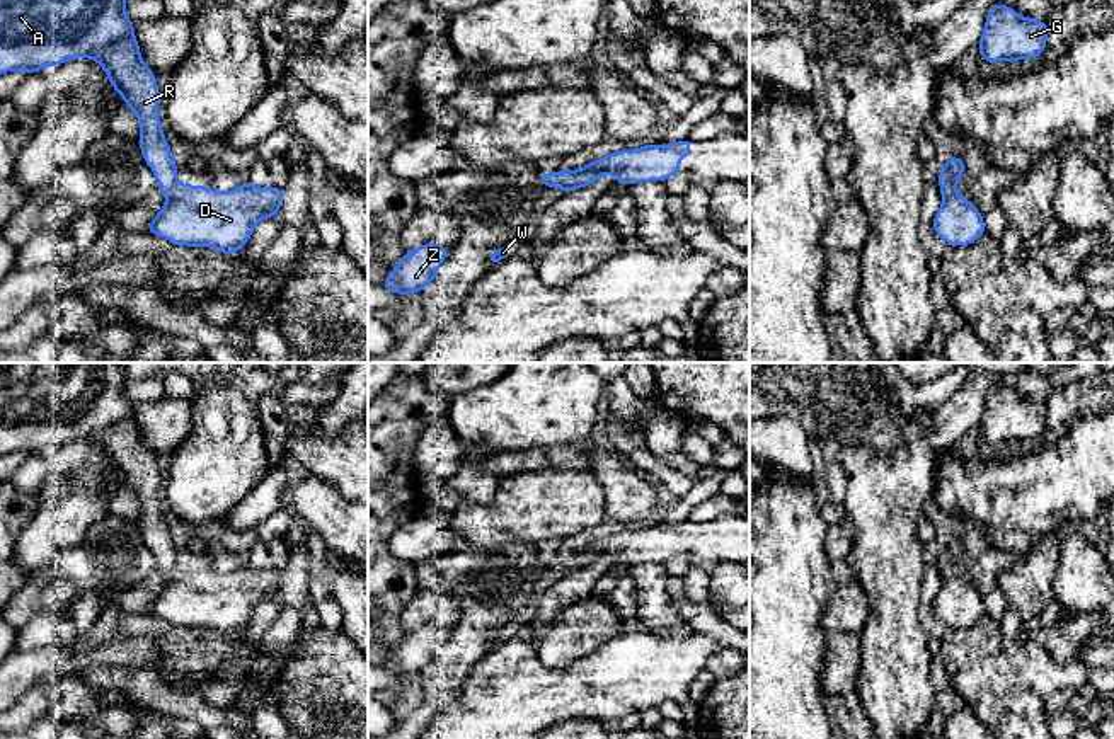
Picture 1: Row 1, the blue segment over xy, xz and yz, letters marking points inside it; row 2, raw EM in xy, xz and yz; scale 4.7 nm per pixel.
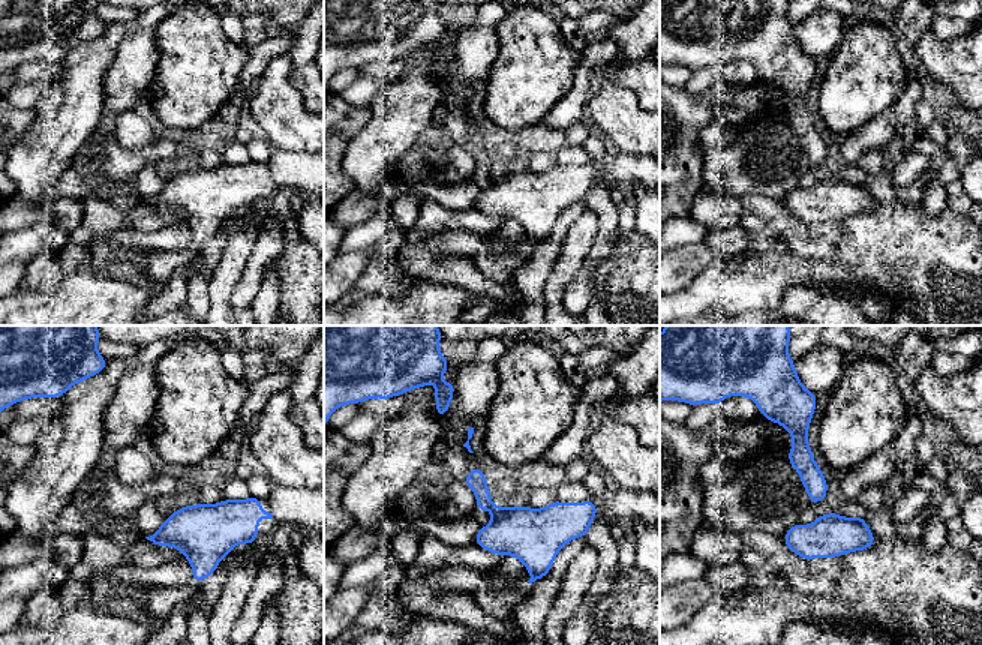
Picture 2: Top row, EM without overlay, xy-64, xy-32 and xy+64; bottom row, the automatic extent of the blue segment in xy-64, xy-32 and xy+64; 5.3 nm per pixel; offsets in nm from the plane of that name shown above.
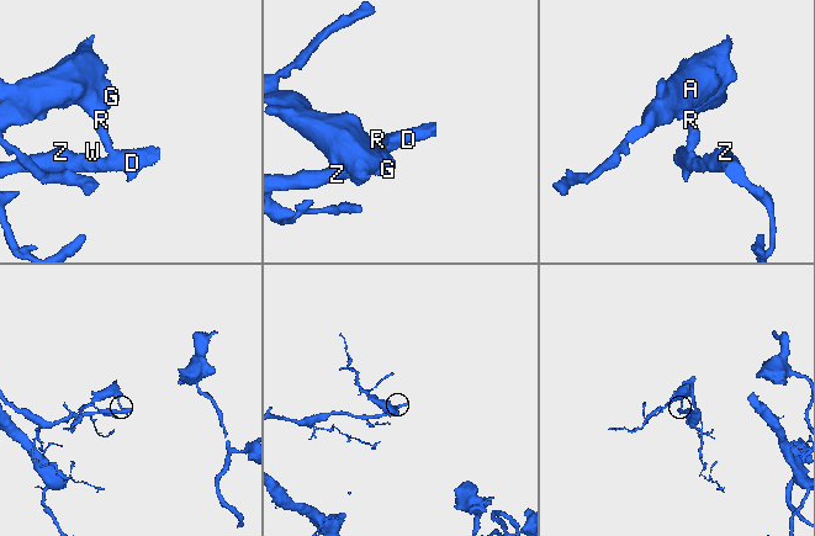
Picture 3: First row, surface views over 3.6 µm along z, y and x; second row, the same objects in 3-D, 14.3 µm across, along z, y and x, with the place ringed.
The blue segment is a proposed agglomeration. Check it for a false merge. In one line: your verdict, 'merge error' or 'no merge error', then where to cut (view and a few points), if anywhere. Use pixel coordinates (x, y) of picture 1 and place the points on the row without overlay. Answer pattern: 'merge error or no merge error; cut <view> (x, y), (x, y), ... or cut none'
no merge error; cut none

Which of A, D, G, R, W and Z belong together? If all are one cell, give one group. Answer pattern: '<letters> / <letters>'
A D G R W Z

